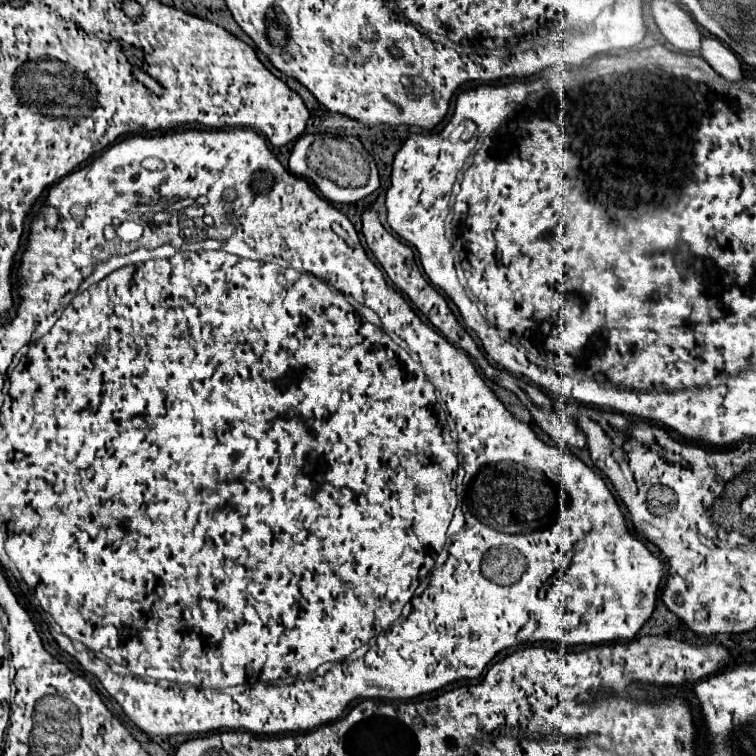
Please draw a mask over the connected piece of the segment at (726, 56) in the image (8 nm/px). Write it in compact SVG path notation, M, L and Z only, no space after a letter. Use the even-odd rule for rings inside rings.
M704 37L702 39L702 49L700 55L710 63L714 71L718 71L724 79L728 81L738 81L744 79L744 69L740 59L718 39Z

